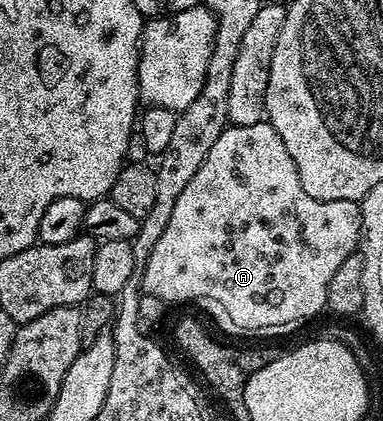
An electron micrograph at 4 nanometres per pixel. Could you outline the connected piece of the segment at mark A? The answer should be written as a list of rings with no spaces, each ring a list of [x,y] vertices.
[[[269,121],[243,126],[227,125],[226,131],[212,144],[212,152],[200,164],[200,172],[188,180],[184,192],[176,200],[176,208],[172,208],[172,216],[168,216],[168,225],[156,240],[156,248],[148,256],[146,265],[140,270],[140,286],[143,291],[156,296],[161,302],[215,302],[230,317],[234,326],[242,330],[270,330],[273,326],[290,326],[293,322],[302,322],[305,318],[314,318],[326,310],[328,284],[332,284],[332,276],[348,256],[352,256],[362,240],[362,208],[352,200],[316,200],[316,196],[308,196],[304,192],[304,184],[300,184],[300,176],[296,172],[296,164],[292,164],[292,156],[288,156],[288,148],[284,148],[284,140],[272,128]]]

